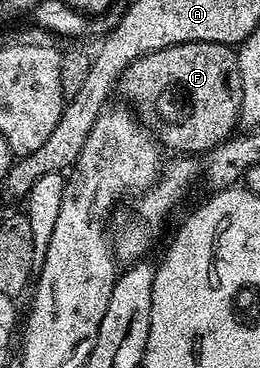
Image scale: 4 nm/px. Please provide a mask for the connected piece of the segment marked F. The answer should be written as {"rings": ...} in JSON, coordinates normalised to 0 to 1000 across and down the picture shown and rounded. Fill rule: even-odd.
{"rings":[[[712,114],[708,120],[677,120],[646,130],[615,130],[581,147],[554,147],[508,174],[492,174],[469,239],[473,261],[500,272],[504,280],[496,277],[496,285],[508,291],[515,307],[531,313],[546,340],[573,348],[592,372],[608,378],[612,389],[642,410],[685,408],[669,413],[700,424],[788,421],[796,413],[819,408],[827,397],[846,397],[858,386],[873,383],[904,361],[915,342],[915,307],[923,304],[923,185],[915,182],[915,152],[904,128],[892,125],[865,125],[842,114]]]}

